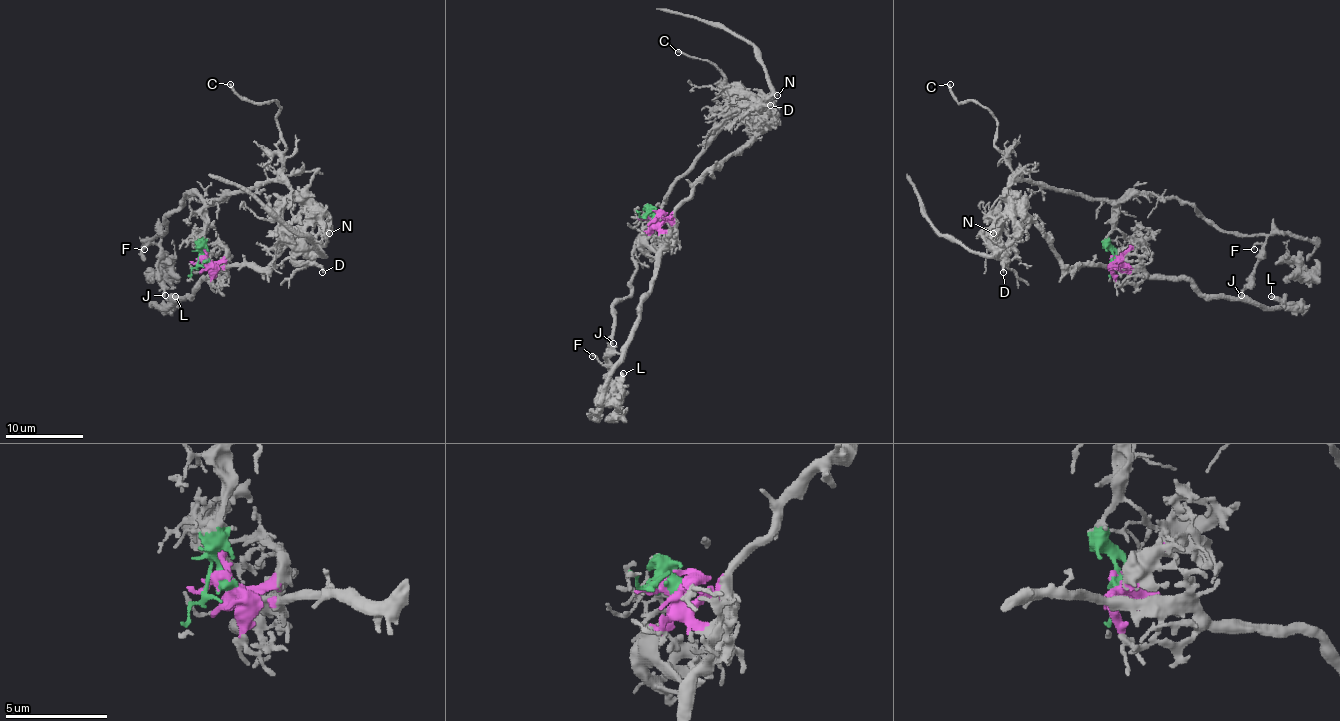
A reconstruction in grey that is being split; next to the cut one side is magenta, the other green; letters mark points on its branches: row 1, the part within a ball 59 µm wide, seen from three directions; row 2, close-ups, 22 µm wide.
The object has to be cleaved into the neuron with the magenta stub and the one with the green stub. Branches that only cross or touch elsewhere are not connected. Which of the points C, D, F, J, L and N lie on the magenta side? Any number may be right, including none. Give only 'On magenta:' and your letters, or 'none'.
On magenta: D, L, N

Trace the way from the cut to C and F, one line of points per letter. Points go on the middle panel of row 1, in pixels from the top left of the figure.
C: (652, 215), (730, 117), (734, 100), (726, 100), (728, 84), (707, 61), (677, 51)
F: (652, 215), (650, 211), (652, 219), (636, 240), (631, 289), (613, 306), (609, 367), (592, 355)

